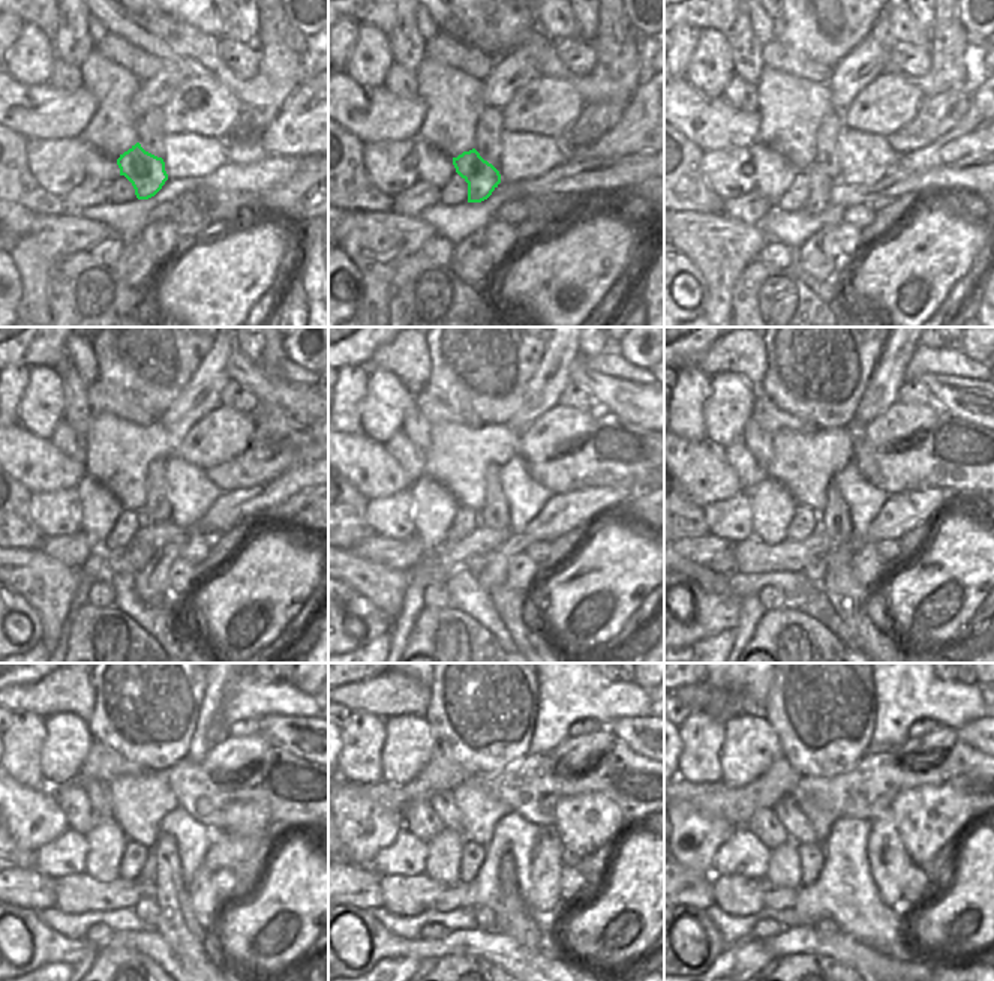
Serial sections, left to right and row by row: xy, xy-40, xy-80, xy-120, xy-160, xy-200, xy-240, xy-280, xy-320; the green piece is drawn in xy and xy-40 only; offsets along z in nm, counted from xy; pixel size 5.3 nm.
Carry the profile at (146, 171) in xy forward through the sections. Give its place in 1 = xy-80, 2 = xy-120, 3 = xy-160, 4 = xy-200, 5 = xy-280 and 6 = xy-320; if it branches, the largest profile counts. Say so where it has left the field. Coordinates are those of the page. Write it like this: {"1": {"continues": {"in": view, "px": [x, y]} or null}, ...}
{"1": {"continues": {"in": "xy-80", "px": [820, 185]}}, "2": {"continues": {"in": "xy-120", "px": [132, 558]}}, "3": {"continues": {"in": "xy-160", "px": [476, 564]}}, "4": {"continues": {"in": "xy-200", "px": [814, 572]}}, "5": {"continues": {"in": "xy-280", "px": [485, 917]}}, "6": {"continues": {"in": "xy-320", "px": [823, 926]}}}

